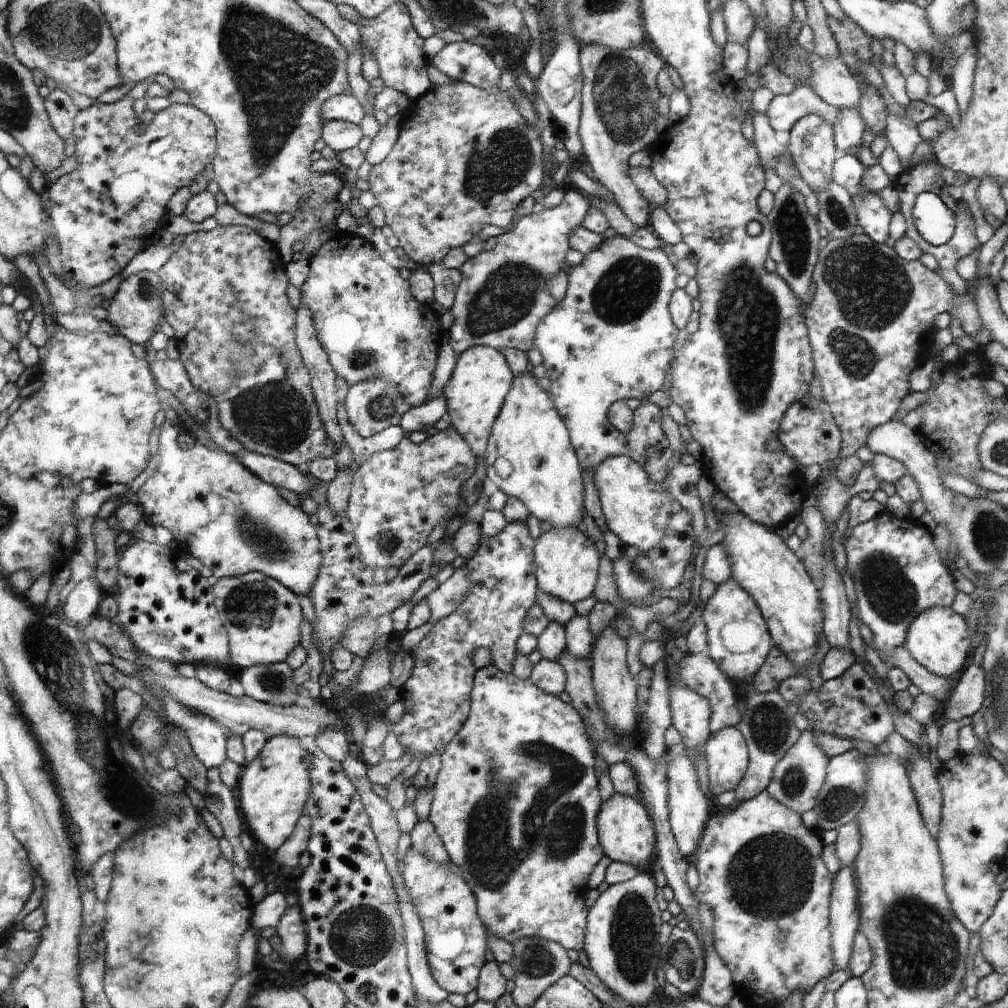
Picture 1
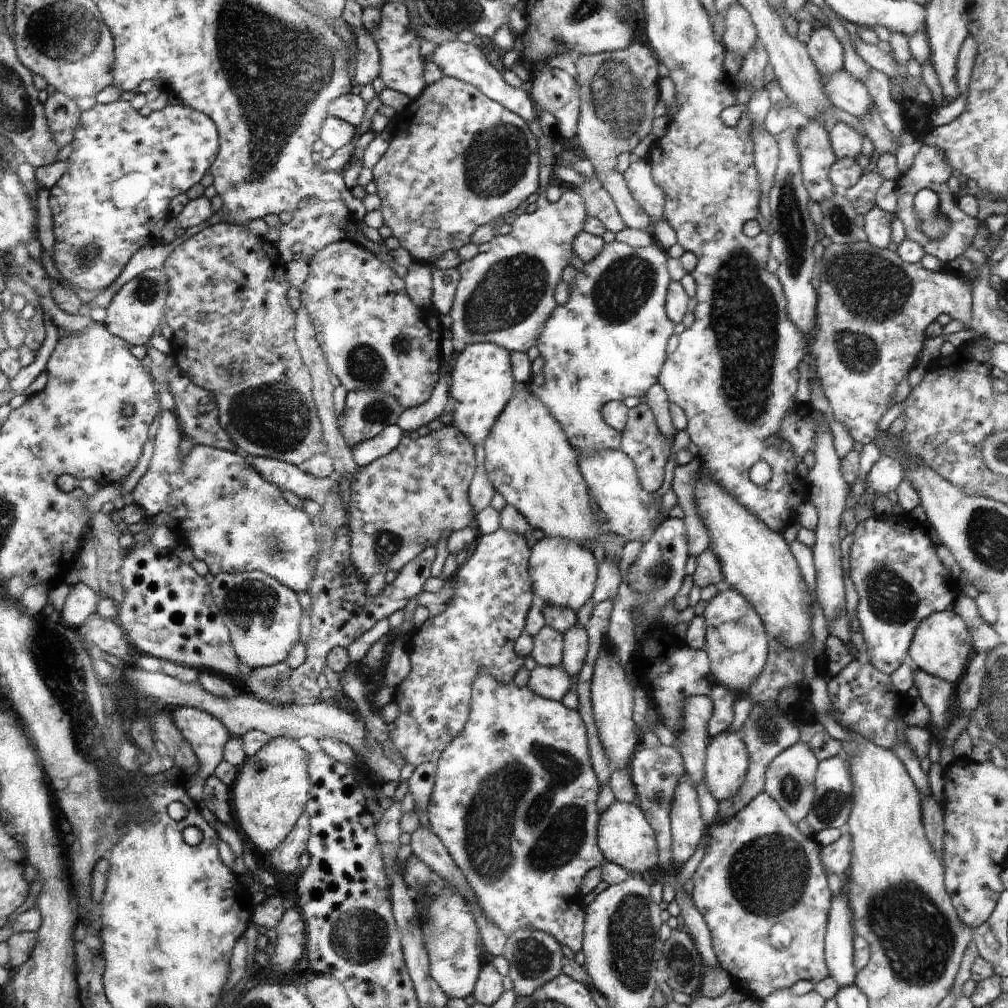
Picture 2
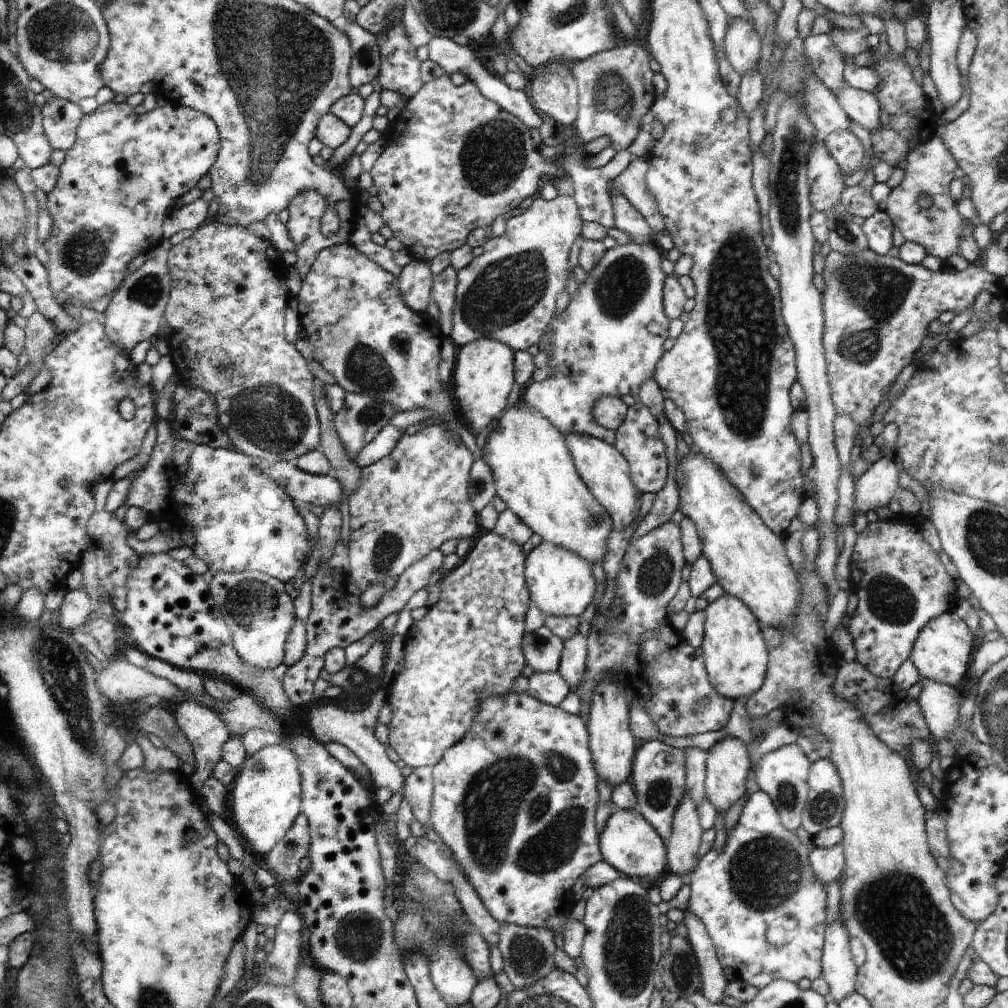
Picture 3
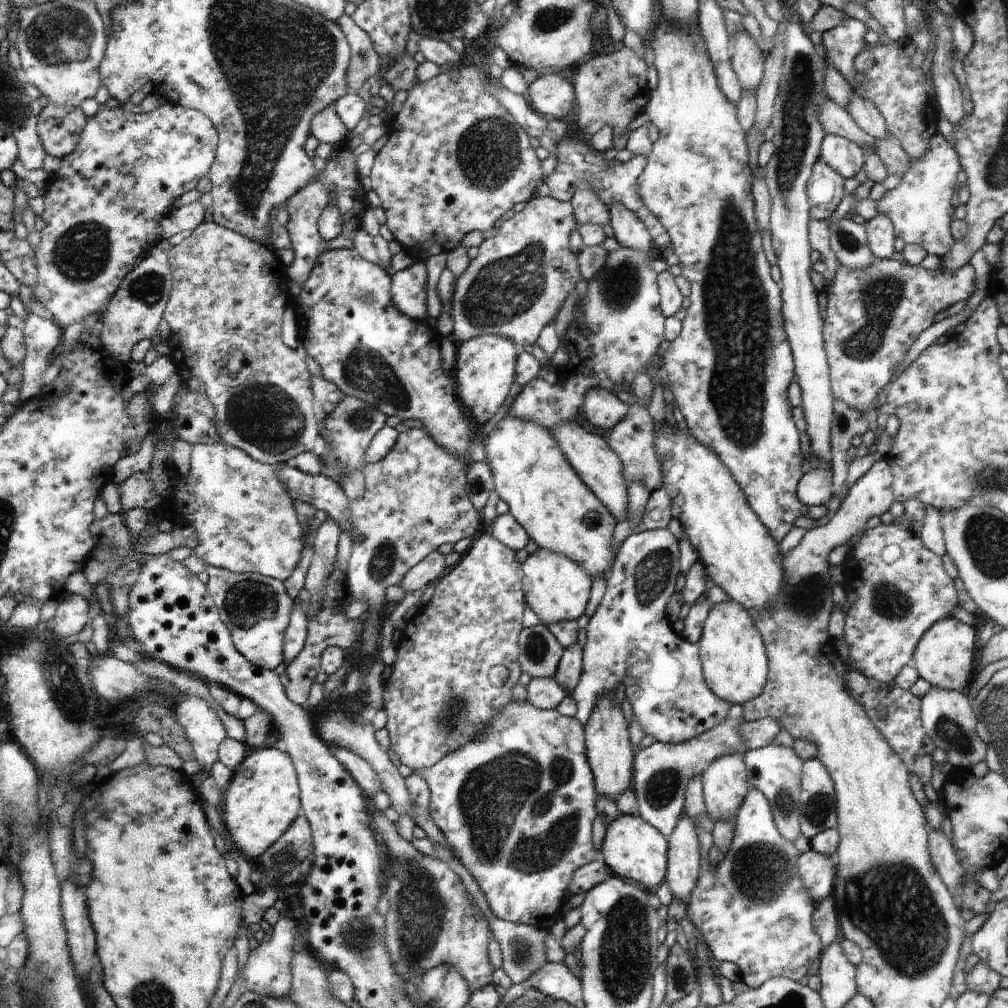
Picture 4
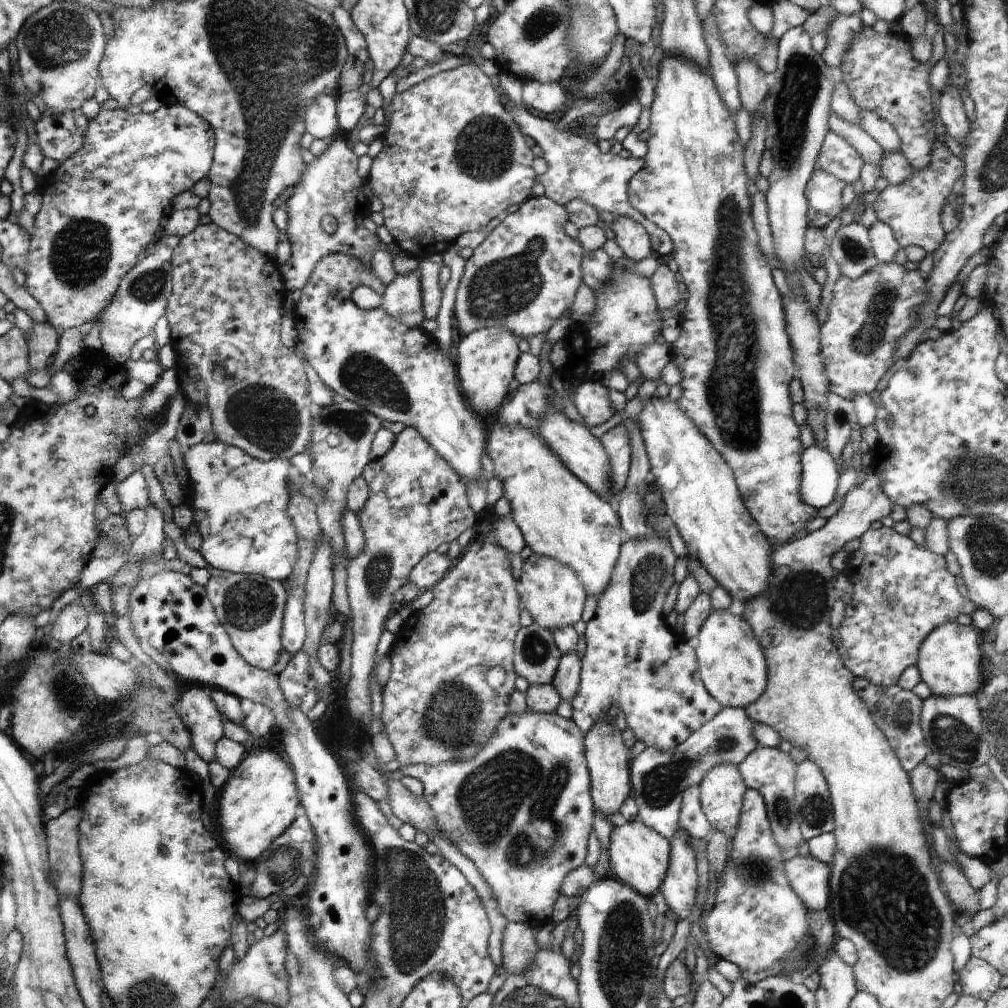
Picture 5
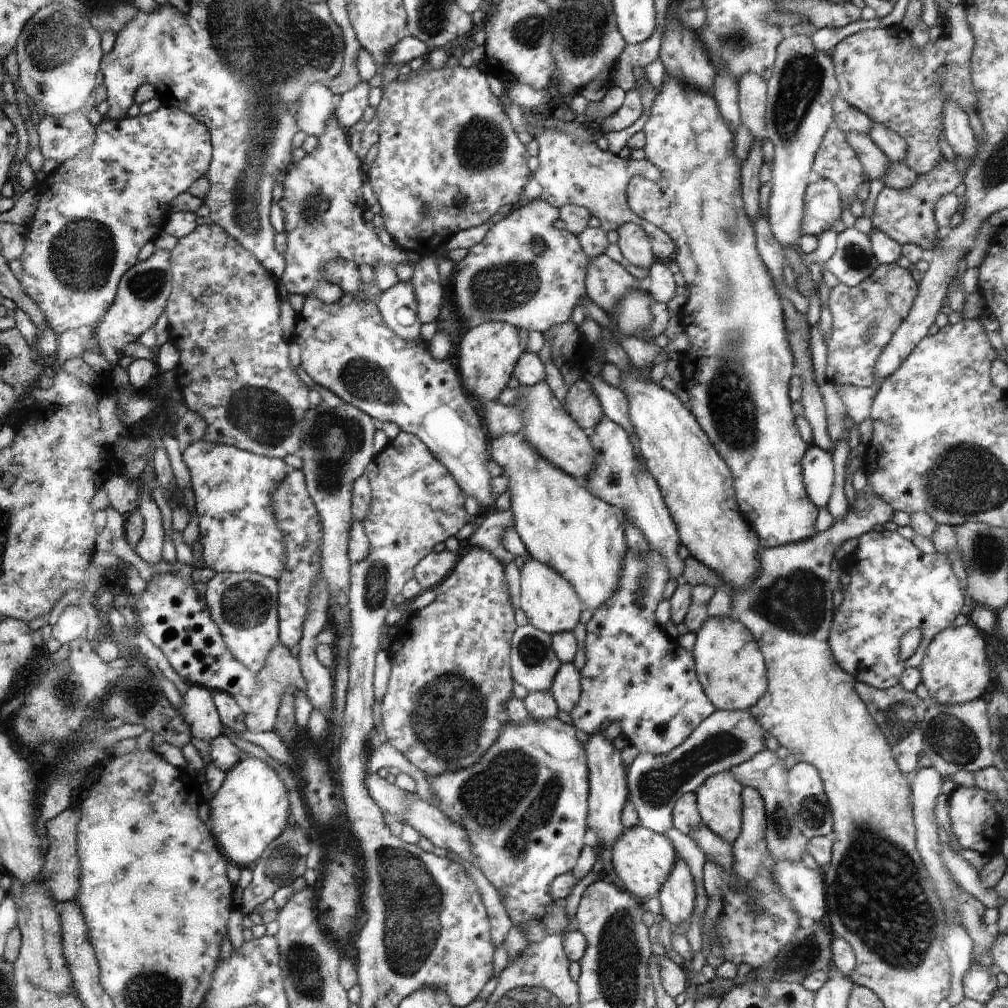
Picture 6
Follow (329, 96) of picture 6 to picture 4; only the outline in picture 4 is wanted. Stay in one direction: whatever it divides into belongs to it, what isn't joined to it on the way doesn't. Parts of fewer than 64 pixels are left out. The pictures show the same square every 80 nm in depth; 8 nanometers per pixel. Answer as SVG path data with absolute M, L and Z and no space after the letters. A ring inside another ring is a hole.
M334 105L326 107L313 118L313 133L316 140L331 144L334 148L344 145L351 135L341 118L337 115Z

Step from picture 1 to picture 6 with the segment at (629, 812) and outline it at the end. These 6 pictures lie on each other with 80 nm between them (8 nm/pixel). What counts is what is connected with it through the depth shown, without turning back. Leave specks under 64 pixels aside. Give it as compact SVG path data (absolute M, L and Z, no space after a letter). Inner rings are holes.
M639 826L626 829L607 853L613 864L614 872L622 880L624 888L633 892L639 899L648 900L660 894L661 888L668 882L676 864L677 852L668 837Z

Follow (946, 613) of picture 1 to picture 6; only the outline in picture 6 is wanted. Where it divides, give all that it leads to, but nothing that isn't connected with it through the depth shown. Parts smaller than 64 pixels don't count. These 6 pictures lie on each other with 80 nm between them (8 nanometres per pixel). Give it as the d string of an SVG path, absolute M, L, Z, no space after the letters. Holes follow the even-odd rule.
M971 622L959 627L952 624L937 632L926 647L919 669L922 682L929 690L930 701L941 705L983 698L993 684L990 678L989 659L986 655L986 643Z

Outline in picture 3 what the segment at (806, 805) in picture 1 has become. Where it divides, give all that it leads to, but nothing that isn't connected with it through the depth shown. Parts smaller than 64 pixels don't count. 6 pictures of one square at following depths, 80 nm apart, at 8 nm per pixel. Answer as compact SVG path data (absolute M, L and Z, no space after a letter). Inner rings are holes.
M794 743L780 747L778 750L763 756L757 761L755 770L752 771L754 772L755 784L760 792L766 793L770 800L773 800L782 824L791 831L796 831L801 826L803 808L809 791L807 780L811 764L798 743Z

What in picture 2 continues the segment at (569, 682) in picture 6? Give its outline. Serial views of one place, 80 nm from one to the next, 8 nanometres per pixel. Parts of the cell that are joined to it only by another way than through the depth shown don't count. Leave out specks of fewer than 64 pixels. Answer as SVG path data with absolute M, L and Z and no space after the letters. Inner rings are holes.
M578 623L563 634L565 652L560 665L571 678L578 676L582 666L584 666L584 658L586 658L586 652L588 652L586 632L587 629Z

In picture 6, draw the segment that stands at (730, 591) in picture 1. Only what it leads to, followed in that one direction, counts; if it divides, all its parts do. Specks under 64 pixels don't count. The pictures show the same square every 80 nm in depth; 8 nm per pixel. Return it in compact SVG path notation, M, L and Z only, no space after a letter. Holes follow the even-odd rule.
M730 617L708 619L698 630L693 657L702 690L717 709L750 709L766 694L768 679L764 657L753 634Z

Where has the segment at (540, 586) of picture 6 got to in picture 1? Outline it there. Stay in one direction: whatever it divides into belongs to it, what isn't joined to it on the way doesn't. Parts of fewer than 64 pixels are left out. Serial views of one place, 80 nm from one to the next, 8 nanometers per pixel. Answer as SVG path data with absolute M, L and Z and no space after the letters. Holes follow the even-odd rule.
M552 527L541 533L537 538L535 561L538 565L538 584L542 590L572 604L593 596L600 554L592 544L594 542L586 538L584 532L578 532L576 527Z

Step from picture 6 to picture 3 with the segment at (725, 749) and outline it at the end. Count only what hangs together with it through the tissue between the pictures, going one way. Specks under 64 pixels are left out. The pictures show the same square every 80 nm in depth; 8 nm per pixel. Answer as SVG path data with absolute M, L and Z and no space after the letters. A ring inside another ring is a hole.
M644 741L642 748L636 752L634 770L630 776L637 796L636 809L657 829L665 842L671 835L674 811L686 793L686 759L684 749L671 747L663 741Z

